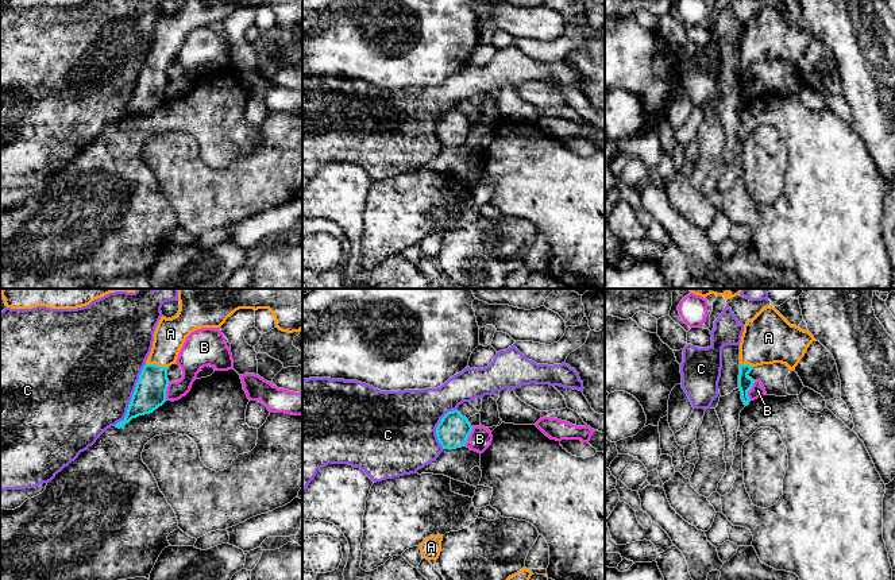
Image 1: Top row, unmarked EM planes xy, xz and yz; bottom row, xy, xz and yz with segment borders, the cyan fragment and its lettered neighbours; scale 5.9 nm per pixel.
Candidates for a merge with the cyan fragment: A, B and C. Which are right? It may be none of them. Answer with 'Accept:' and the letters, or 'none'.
Accept: A

